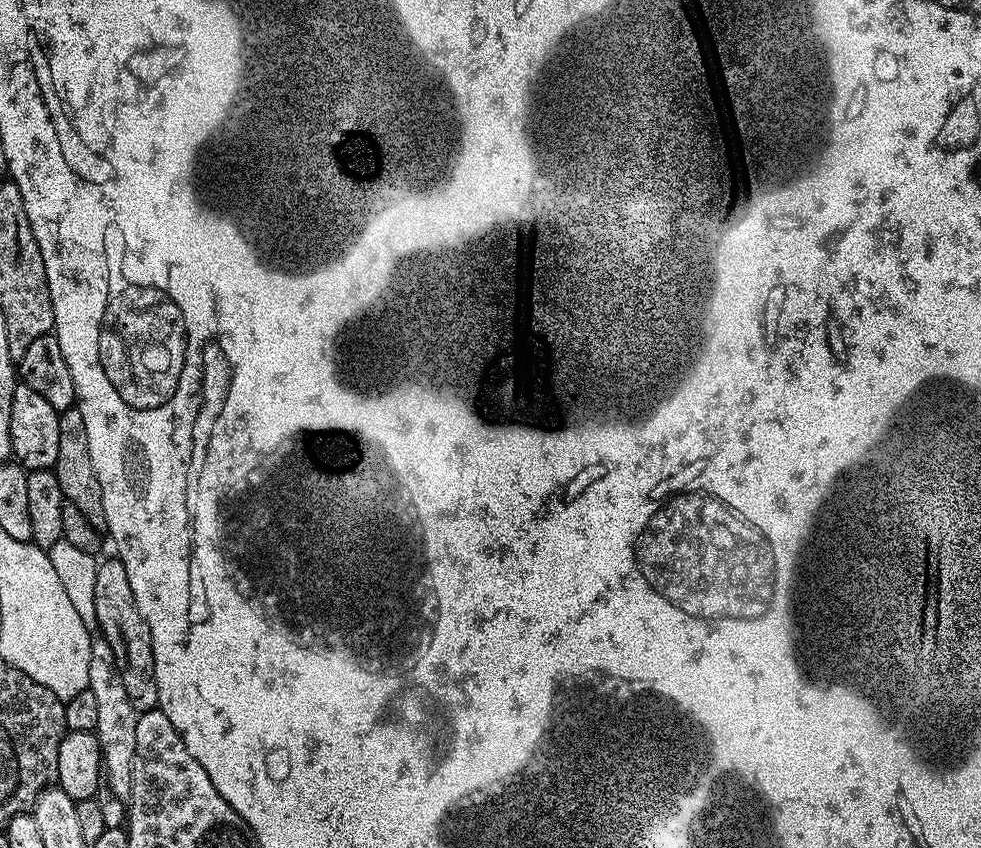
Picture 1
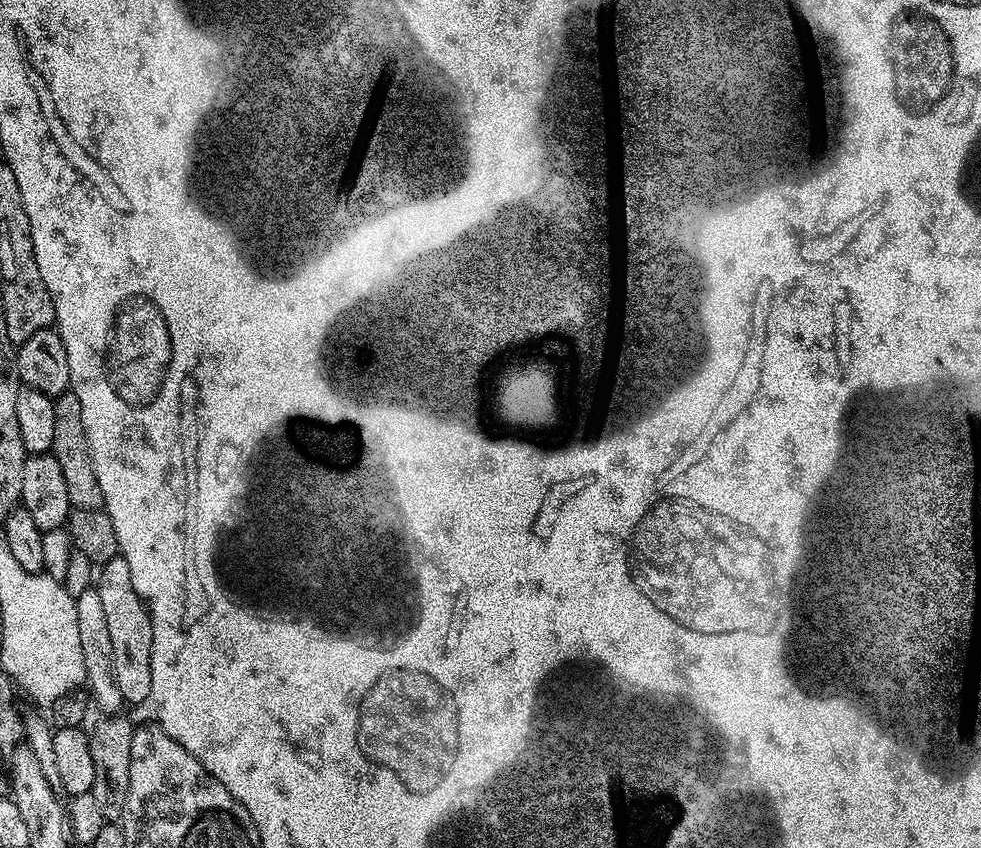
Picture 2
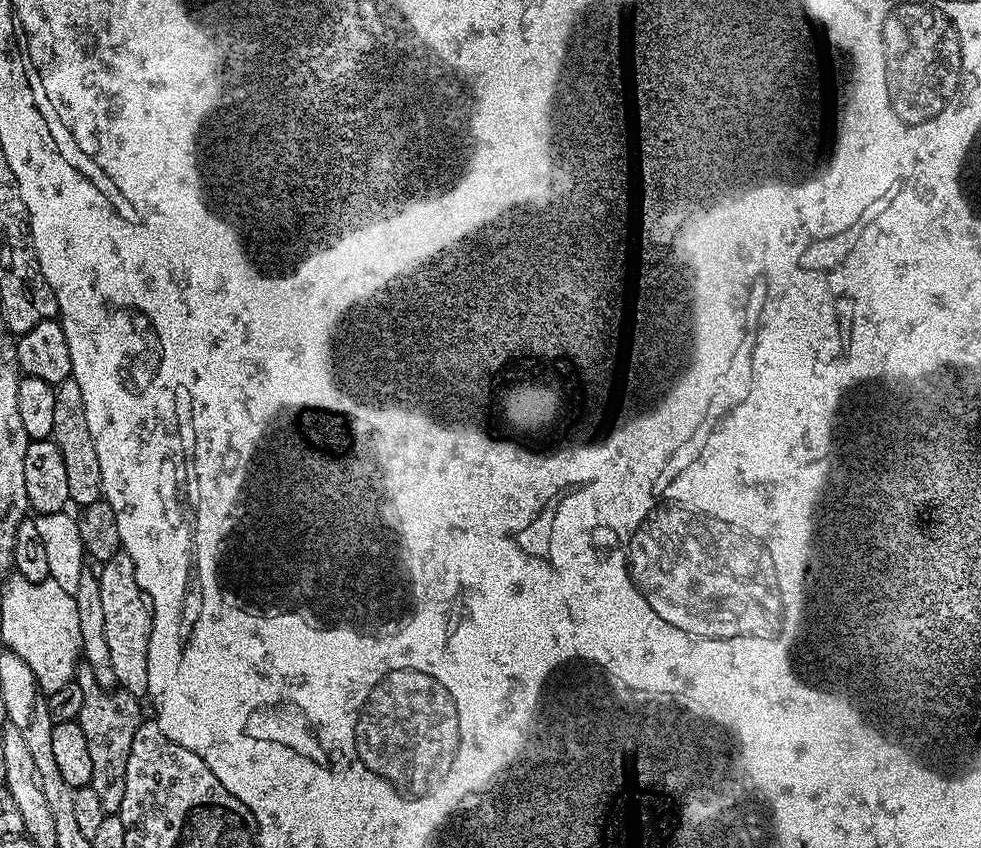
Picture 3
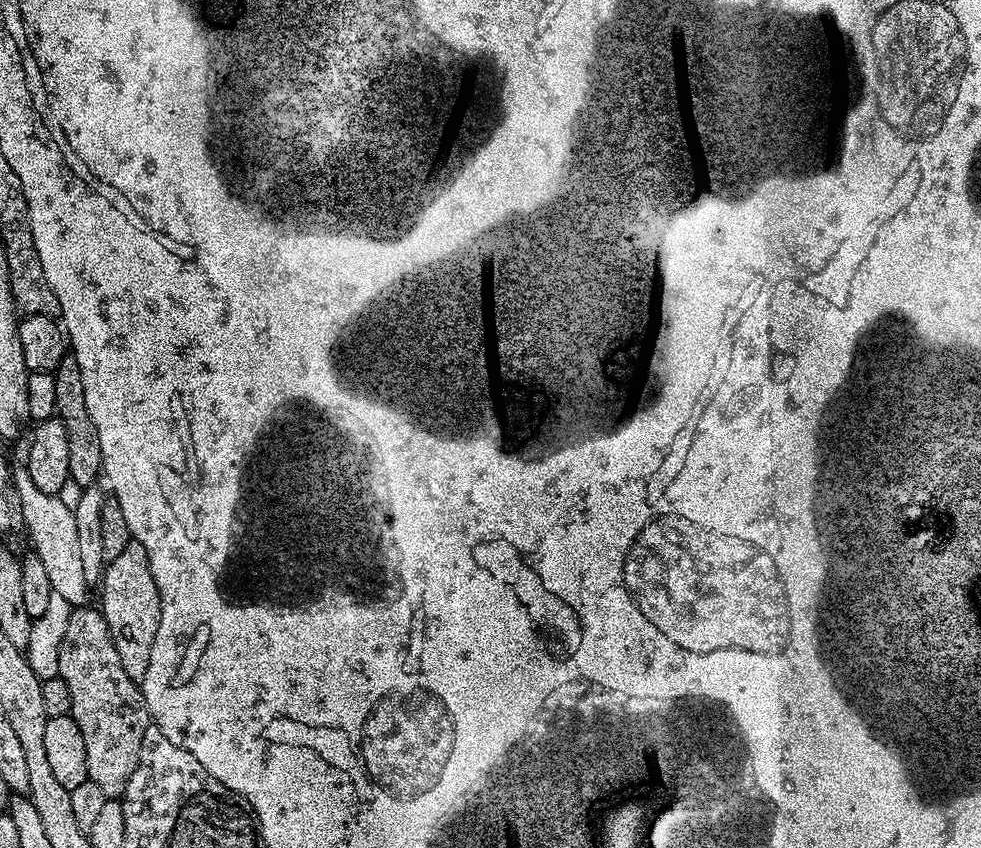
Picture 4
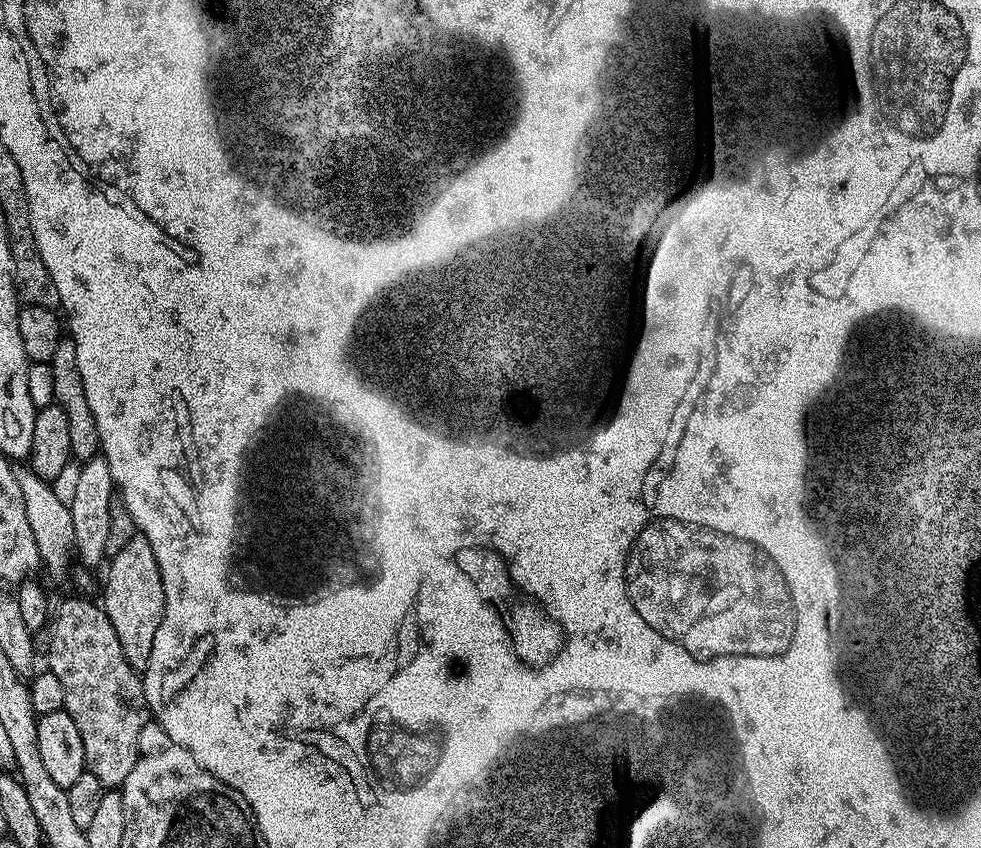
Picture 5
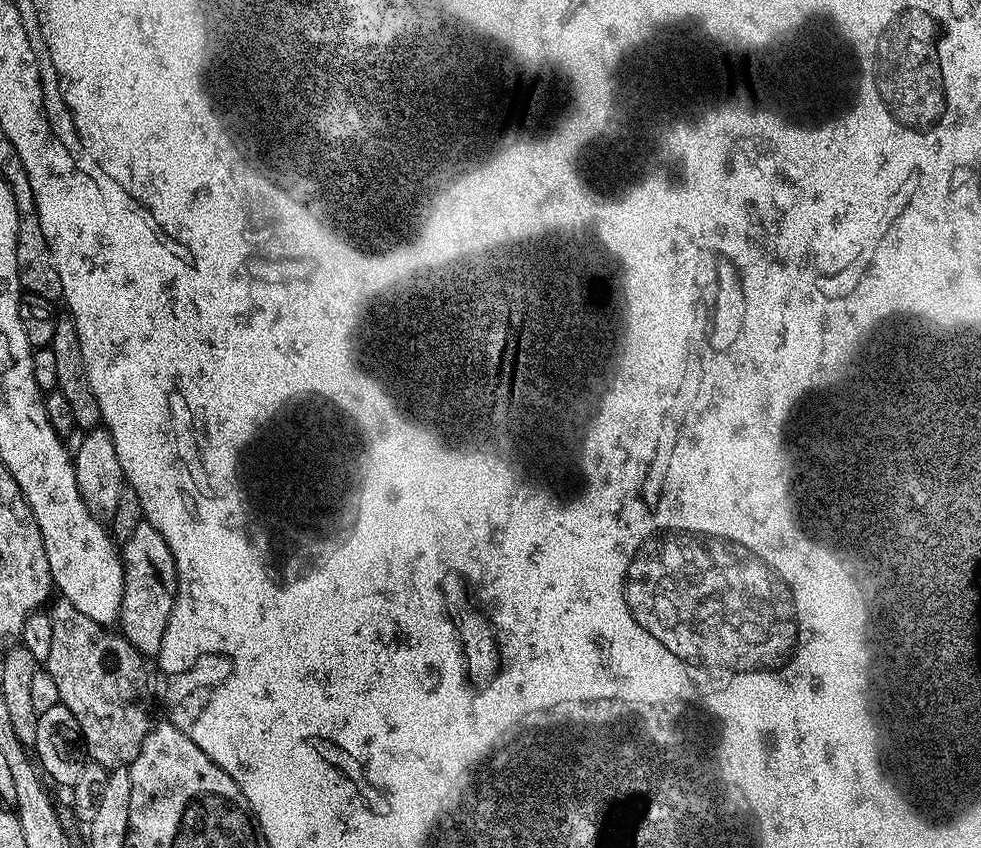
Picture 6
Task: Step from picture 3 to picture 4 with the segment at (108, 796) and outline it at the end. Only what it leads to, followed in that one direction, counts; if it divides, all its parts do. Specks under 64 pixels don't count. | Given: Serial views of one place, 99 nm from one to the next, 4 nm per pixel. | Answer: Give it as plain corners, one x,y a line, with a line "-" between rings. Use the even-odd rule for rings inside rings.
97,607
72,609
60,647
60,677
70,686
70,715
86,741
88,778
109,798
123,797
126,782
138,766
142,734
150,727
150,717
141,685
122,670
106,618

